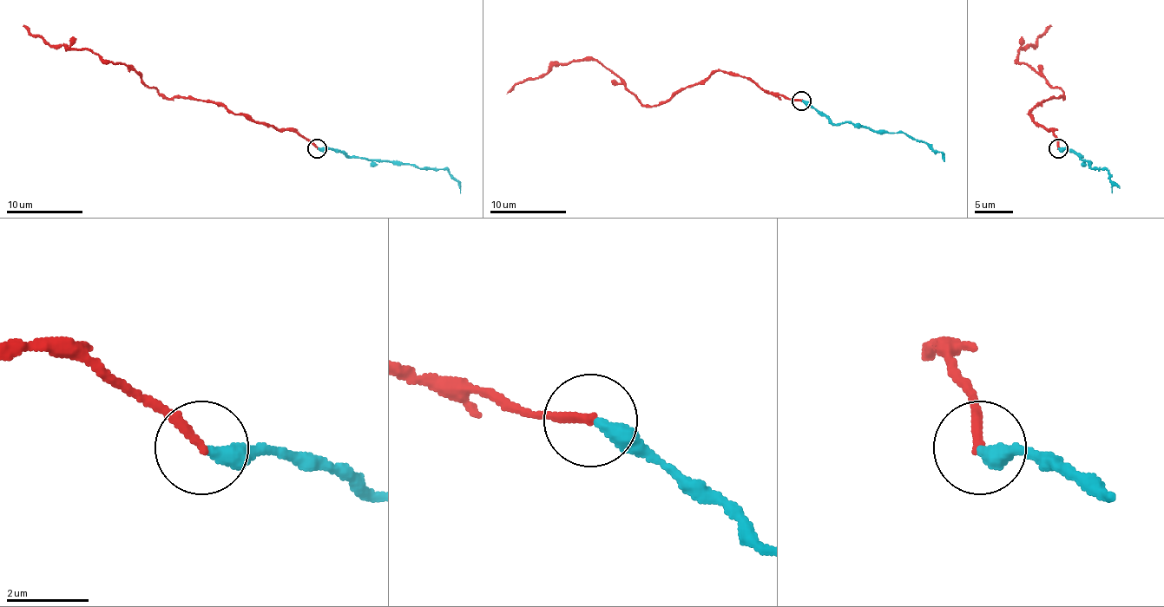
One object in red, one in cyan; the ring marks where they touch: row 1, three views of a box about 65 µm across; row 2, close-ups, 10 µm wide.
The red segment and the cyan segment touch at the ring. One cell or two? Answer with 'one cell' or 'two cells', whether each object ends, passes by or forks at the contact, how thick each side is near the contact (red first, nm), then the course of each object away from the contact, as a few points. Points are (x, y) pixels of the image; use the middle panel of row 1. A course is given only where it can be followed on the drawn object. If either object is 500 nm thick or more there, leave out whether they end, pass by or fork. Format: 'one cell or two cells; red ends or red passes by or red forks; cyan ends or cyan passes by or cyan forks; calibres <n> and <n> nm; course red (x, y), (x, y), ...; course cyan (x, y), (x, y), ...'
one cell; red ends; cyan ends; calibres 220 and 400 nm; course red (801, 100), (763, 92), (744, 77), (716, 71), (656, 106), (643, 106), (595, 60), (555, 63), (506, 94); course cyan (801, 100), (825, 113), (836, 125), (853, 122), (874, 130), (903, 132), (944, 153)

